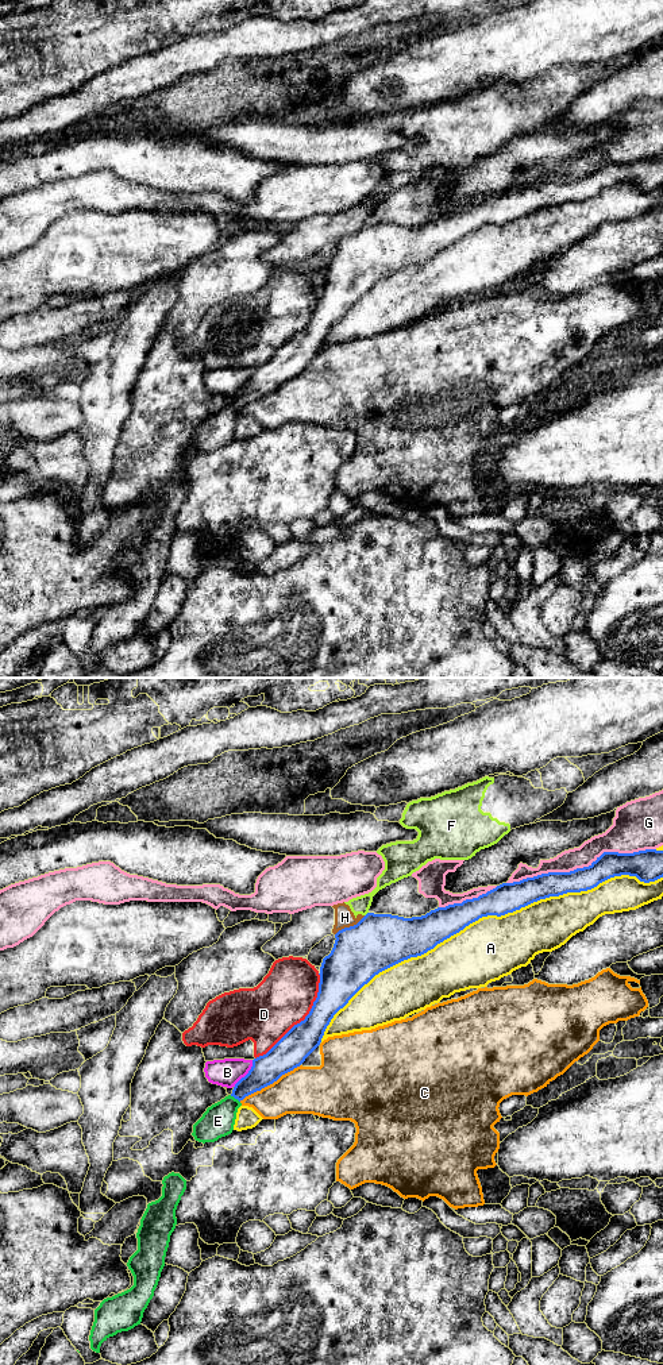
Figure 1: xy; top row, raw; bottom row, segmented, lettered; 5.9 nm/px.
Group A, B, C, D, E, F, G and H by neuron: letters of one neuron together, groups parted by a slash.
A / B / C / D / E / F H / G

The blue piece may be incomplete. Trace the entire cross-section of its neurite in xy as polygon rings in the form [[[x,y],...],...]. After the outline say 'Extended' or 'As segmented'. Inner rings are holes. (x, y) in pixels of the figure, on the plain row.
[[[645,158],[633,162],[604,161],[589,176],[577,177],[570,181],[548,181],[520,190],[502,192],[478,207],[437,216],[421,225],[404,227],[392,223],[367,221],[356,234],[344,236],[335,243],[334,257],[323,267],[320,275],[317,306],[305,328],[294,333],[266,363],[253,369],[251,378],[235,393],[232,402],[208,416],[193,433],[192,444],[196,450],[205,452],[231,443],[238,417],[242,414],[240,410],[300,375],[320,354],[334,324],[379,281],[404,269],[427,262],[482,225],[501,225],[540,208],[567,201],[587,200],[610,186],[621,184],[636,185],[644,192],[663,186],[663,159]]]. Extended

